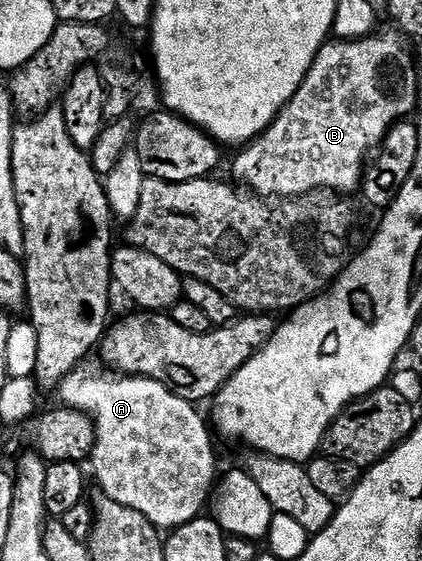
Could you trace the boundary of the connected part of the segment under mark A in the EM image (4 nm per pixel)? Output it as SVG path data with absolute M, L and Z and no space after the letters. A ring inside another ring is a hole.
M83 364L78 367L78 369L73 370L72 373L70 373L69 376L62 381L62 385L57 387L56 394L59 394L60 397L62 397L61 405L63 407L69 408L71 410L79 410L80 412L84 412L86 415L88 415L89 418L94 419L94 431L96 432L96 440L94 441L94 453L92 455L92 463L94 462L94 474L92 470L92 478L94 481L94 478L96 481L98 481L98 487L97 489L101 491L103 494L107 494L108 497L110 497L112 500L116 500L116 504L124 504L128 508L132 508L136 512L140 512L140 516L144 516L146 519L150 521L150 523L153 526L158 527L159 531L162 532L169 532L174 529L175 526L183 526L184 524L188 524L191 522L192 519L199 517L203 513L202 510L205 508L207 509L208 506L208 499L211 497L212 491L216 485L216 479L219 477L220 469L218 470L218 462L216 459L214 459L214 442L212 439L210 439L210 430L211 427L208 425L206 427L206 422L204 419L201 418L200 415L197 414L195 403L192 402L185 402L180 396L176 396L172 393L172 391L169 390L168 387L166 387L164 384L160 384L156 380L152 380L151 378L136 378L133 376L127 376L125 374L119 374L109 368L101 368L102 370L97 370L96 367L90 366L91 364Z

